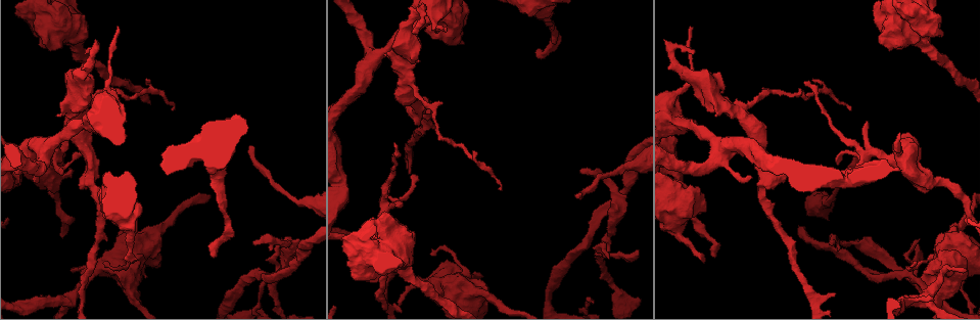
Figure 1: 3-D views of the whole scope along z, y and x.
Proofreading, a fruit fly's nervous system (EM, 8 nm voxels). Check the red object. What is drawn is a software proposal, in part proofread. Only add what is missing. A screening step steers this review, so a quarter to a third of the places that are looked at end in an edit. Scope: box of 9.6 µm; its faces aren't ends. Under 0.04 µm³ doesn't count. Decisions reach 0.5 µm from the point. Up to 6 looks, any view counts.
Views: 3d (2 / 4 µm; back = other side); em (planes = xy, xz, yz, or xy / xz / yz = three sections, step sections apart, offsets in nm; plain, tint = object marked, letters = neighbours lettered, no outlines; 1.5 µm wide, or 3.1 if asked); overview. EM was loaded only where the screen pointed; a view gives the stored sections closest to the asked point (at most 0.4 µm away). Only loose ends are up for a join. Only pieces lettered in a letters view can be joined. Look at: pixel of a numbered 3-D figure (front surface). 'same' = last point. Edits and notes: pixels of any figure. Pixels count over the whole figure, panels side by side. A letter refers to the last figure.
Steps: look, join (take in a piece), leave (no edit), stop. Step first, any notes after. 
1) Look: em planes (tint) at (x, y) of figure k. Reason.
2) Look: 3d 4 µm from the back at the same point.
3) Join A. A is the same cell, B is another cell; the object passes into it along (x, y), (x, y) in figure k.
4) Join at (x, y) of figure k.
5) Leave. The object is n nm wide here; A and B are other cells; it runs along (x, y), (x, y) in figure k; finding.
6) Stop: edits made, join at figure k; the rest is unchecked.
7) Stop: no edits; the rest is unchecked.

Look: 3d 2 µm at (582, 171) of figure 1.

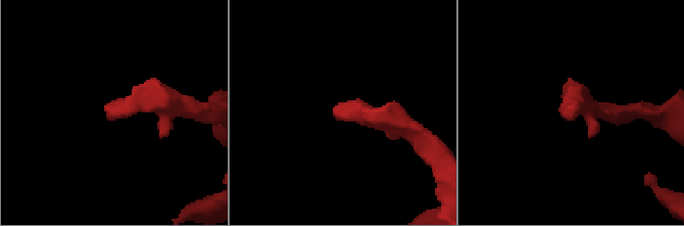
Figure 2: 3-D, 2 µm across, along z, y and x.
Look: em planes (plain) at (337, 112) of figure 2.

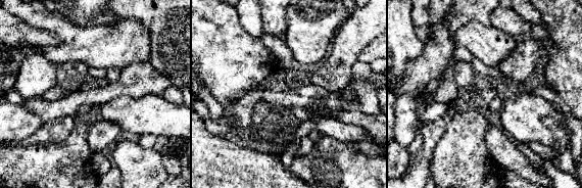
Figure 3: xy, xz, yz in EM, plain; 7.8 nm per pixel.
Look: em planes (letters) at the same point.

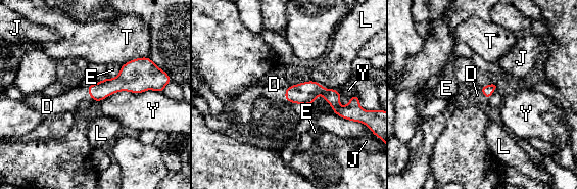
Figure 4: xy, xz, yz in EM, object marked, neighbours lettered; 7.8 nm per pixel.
Join D. D is the same cell, E, J, L, T and Y are other cells; the object passes into it along (304, 93), (285, 92), (274, 84) in figure 4; it goes on there.

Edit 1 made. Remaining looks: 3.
Look: overview. See it whole again.

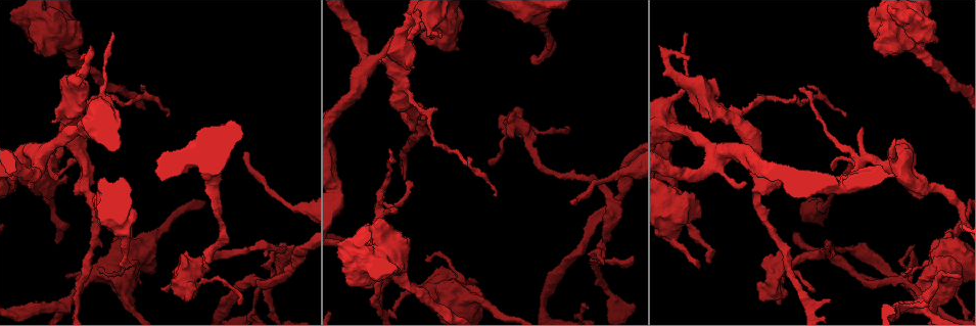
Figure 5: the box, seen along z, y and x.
Look: 3d 4 µm at (786, 291) of figure 5. Free end.

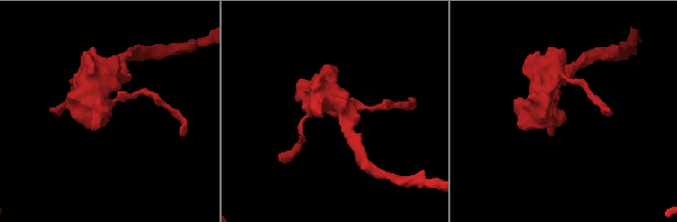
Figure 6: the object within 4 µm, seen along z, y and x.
Look: em planes (letters) at (336, 114) of figure 6. Shape alone is not enough.

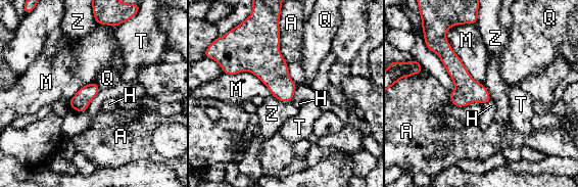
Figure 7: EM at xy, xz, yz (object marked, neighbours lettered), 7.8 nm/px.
Leave. A, H, M, Q, T and Z are other cells; a border runs along (272, 95), (283, 101), (291, 101) in figure 7; no lettered piece goes on from it.

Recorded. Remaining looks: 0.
Stop: edits made, join at figure 4; the rest is unchecked.

